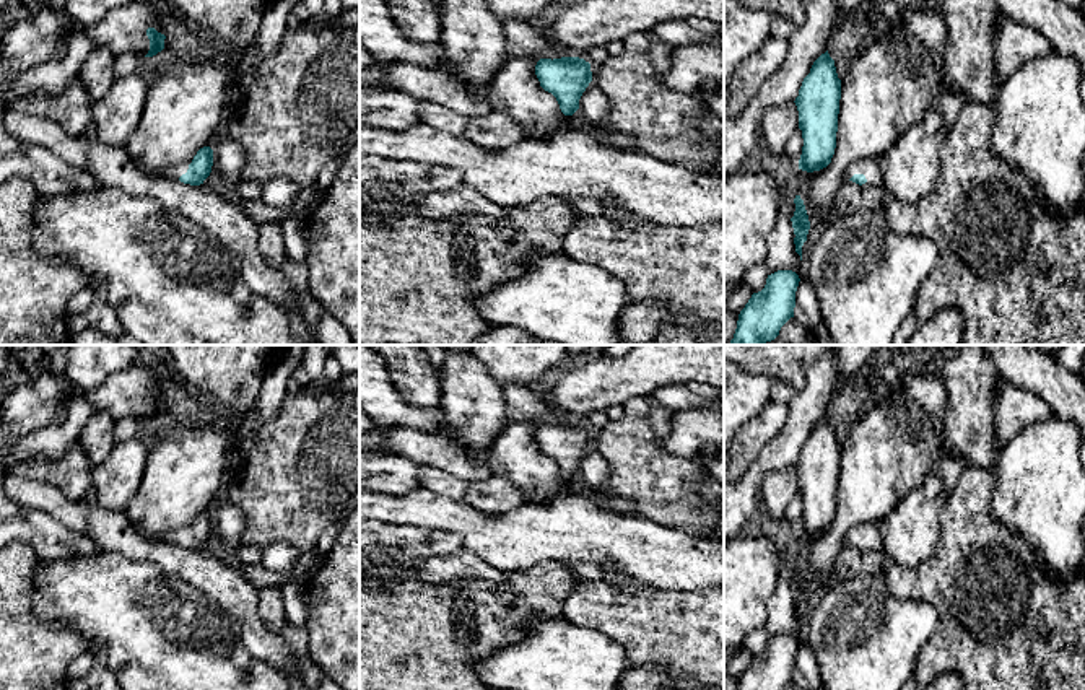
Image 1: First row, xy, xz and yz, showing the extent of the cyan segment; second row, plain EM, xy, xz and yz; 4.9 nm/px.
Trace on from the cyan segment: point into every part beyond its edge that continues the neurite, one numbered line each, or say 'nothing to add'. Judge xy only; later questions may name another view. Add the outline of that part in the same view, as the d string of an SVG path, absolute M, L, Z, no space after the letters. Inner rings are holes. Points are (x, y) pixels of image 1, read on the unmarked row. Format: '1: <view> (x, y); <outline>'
1: xy (174, 536); M192 524L184 526L184 527L176 527L176 529L166 532L164 535L161 535L158 539L148 539L148 540L151 540L151 542L168 542L168 544L179 545L179 542L187 537L189 529L192 527Z

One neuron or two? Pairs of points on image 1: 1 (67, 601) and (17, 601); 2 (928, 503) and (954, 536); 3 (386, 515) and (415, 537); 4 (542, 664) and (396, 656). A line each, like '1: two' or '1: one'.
1: two
2: two
3: two
4: two

